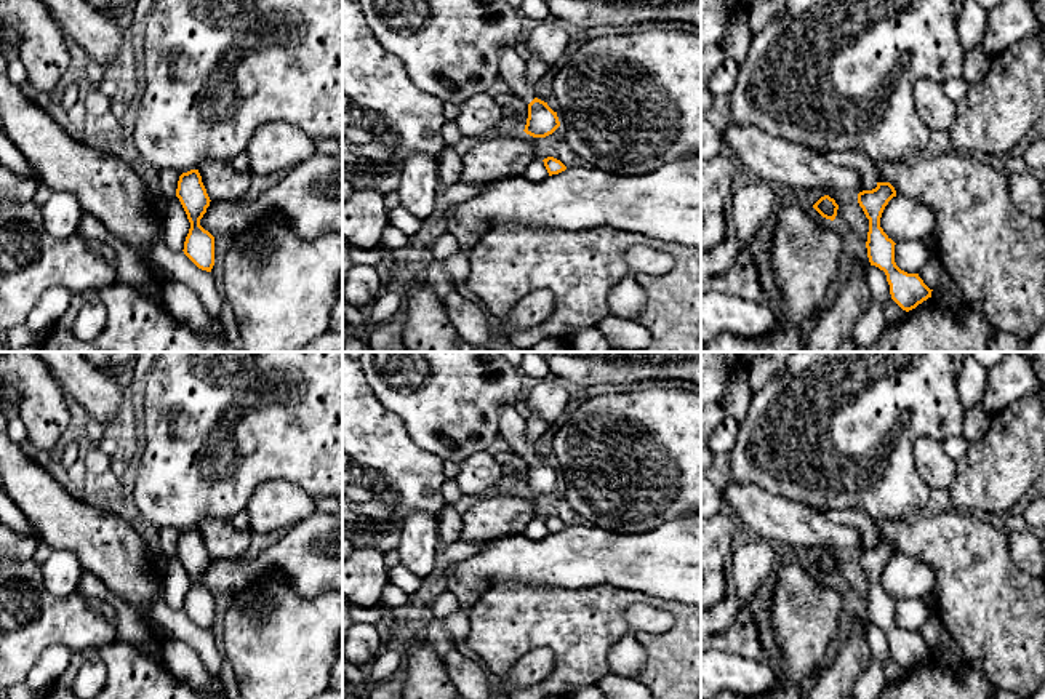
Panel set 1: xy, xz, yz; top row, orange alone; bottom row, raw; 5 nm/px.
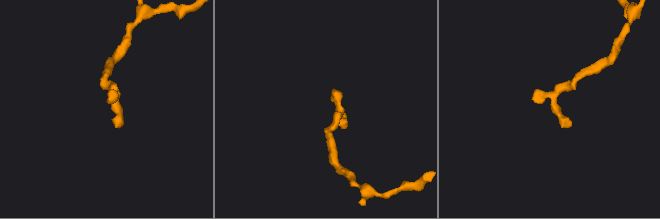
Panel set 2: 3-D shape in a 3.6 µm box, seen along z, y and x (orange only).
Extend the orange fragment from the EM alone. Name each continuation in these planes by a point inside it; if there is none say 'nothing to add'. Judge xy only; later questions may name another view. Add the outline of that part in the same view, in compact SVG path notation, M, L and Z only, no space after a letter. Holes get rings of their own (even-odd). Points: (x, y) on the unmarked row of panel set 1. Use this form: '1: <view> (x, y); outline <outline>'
nothing to add

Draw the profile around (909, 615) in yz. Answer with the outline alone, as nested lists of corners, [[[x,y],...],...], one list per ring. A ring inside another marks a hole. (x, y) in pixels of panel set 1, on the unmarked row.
[[[898,600],[895,603],[895,621],[907,632],[919,632],[930,613],[922,600]]]

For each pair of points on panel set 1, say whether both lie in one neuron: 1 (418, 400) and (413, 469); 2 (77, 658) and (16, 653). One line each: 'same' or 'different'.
1: different
2: different

